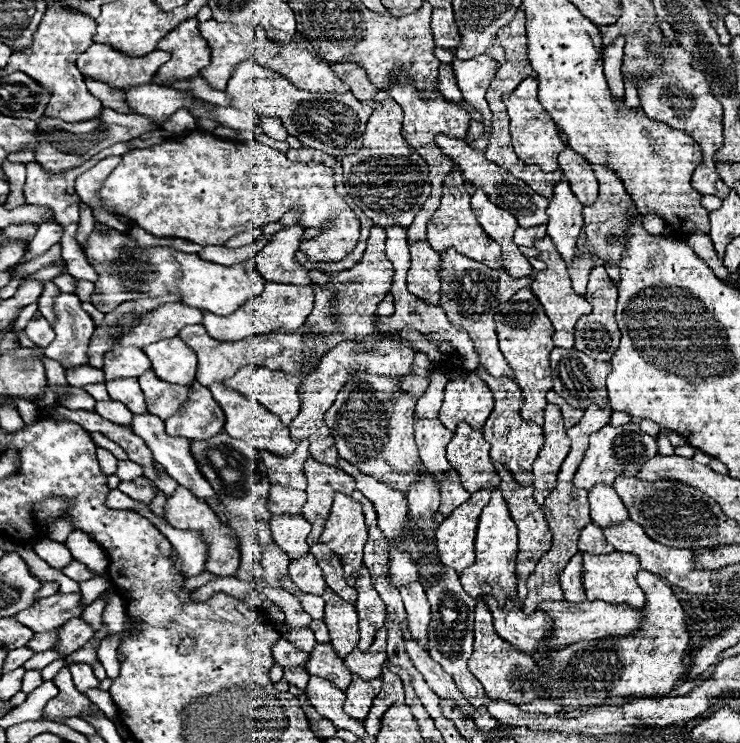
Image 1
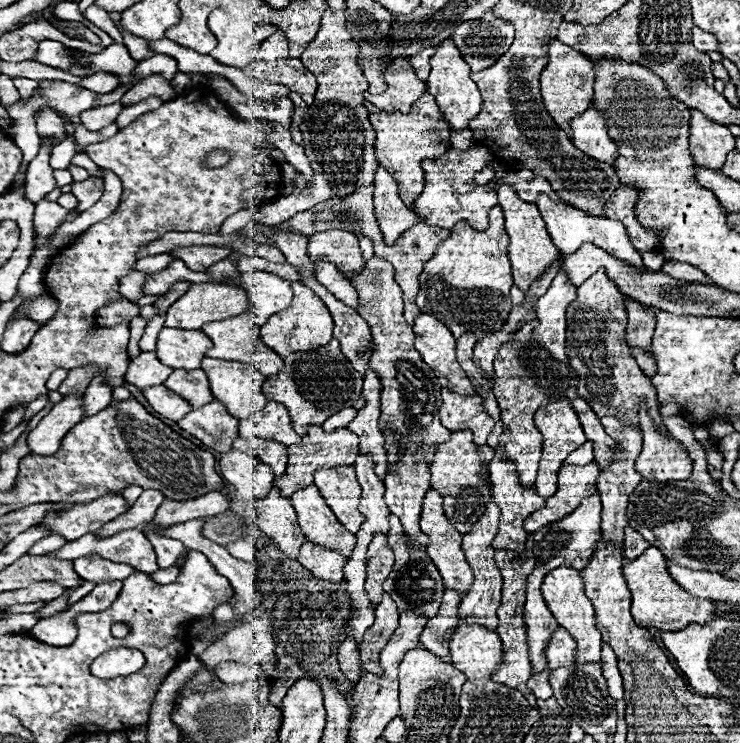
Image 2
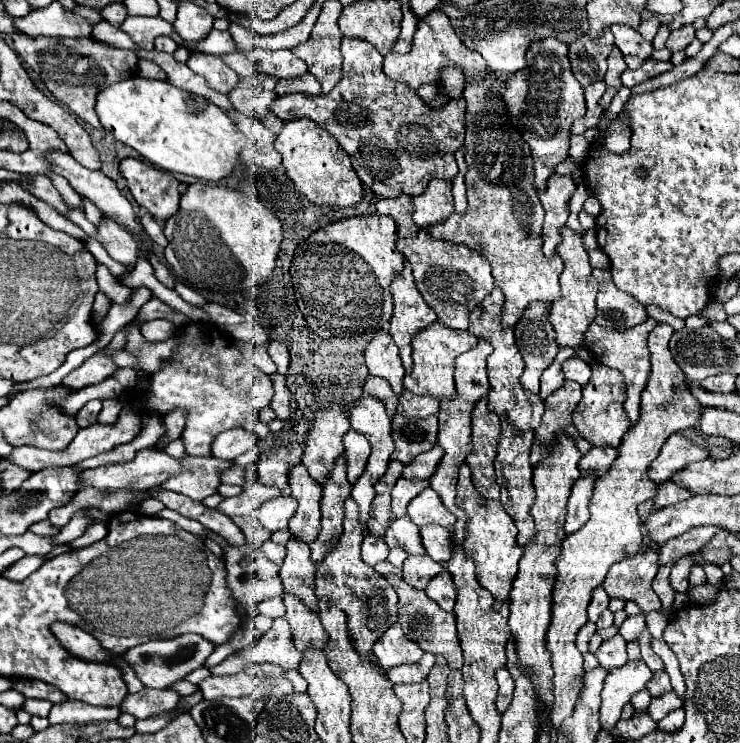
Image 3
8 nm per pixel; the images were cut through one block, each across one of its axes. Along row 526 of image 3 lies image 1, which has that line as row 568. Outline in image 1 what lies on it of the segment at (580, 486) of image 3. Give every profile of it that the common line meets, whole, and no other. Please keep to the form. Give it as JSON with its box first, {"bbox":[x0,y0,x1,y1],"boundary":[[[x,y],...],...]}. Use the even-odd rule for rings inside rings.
{"bbox":[560,552,586,602],"boundary":[[[578,552],[562,570],[560,586],[568,602],[586,602],[586,592],[582,588],[582,552]]]}

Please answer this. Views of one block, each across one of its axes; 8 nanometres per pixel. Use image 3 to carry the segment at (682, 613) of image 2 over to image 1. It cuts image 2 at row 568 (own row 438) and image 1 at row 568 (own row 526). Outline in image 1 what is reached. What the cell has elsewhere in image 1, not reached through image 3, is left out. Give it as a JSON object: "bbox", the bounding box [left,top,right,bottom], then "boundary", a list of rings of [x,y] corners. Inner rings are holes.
{"bbox":[582,552,646,608],"boundary":[[[612,552],[612,554],[582,554],[582,586],[586,590],[586,596],[590,602],[602,600],[608,604],[626,604],[630,608],[642,608],[646,604],[646,596],[636,584],[636,574],[640,570],[638,558],[632,554],[622,554],[622,552]]]}

